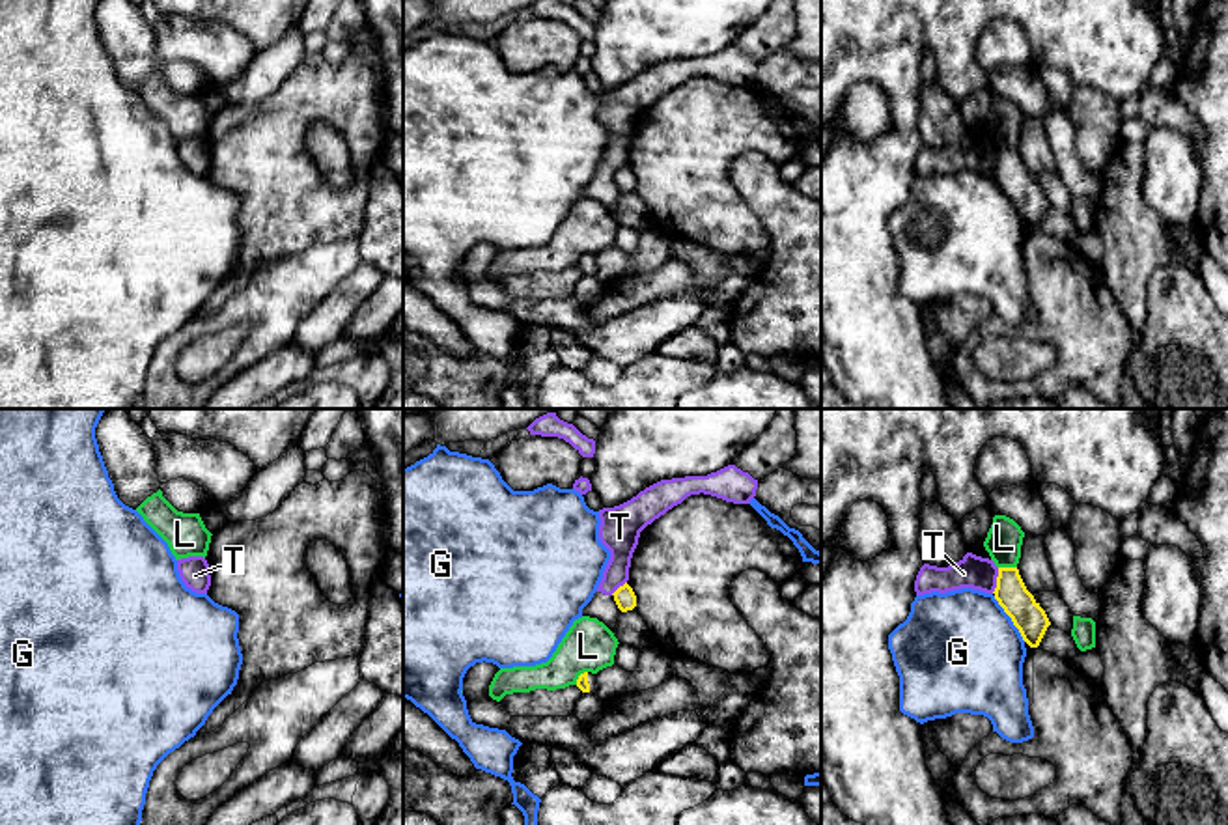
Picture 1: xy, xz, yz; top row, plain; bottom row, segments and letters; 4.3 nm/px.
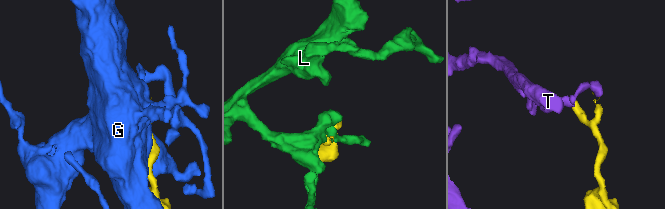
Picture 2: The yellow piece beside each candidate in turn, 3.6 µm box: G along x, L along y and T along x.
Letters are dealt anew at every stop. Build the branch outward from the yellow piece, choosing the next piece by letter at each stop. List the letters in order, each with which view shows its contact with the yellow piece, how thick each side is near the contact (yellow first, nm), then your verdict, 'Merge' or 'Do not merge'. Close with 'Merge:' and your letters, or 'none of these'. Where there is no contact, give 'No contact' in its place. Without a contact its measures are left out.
G: Touches yellow in yz. Thickness 140 nm (yellow) against 480 nm. Do not merge
L: Touches yellow in yz. Thickness 140 nm (yellow) against 160 nm. Do not merge
T: Touches yellow in yz. Thickness 140 nm (yellow) against 140 nm. Do not merge
Merge: none of these

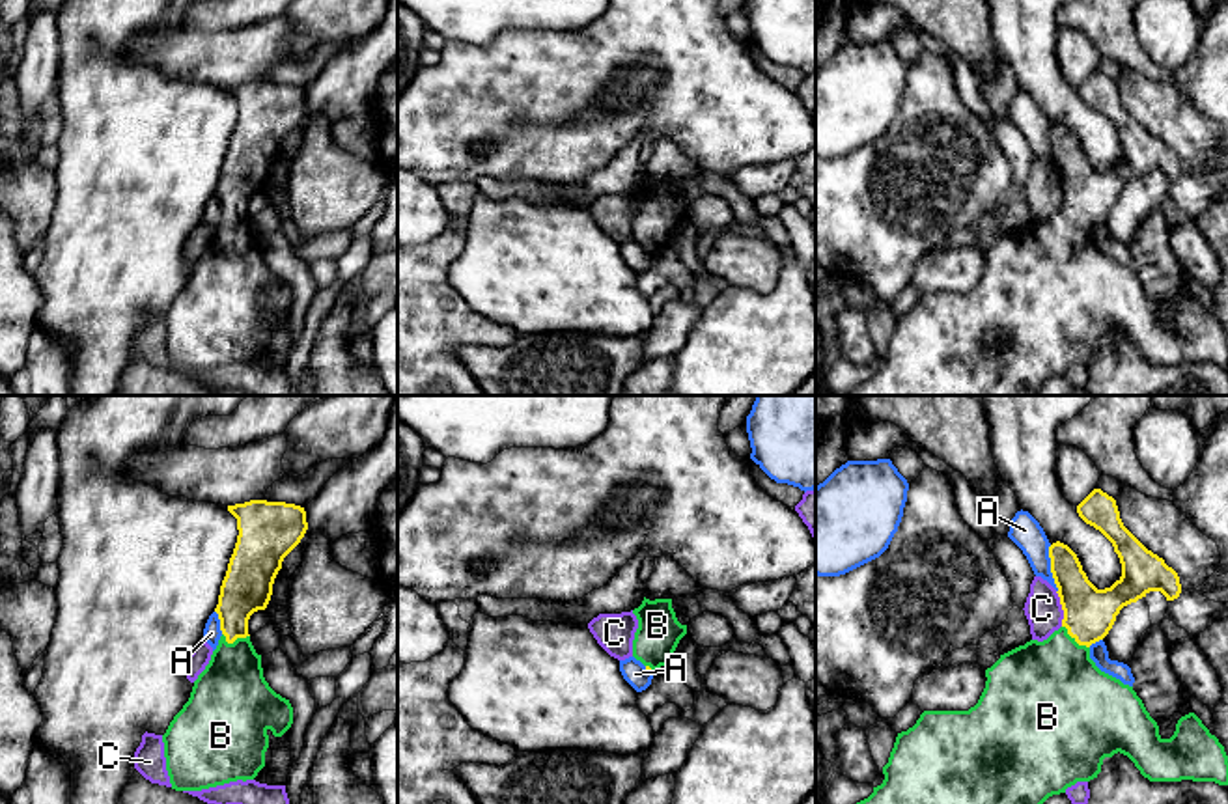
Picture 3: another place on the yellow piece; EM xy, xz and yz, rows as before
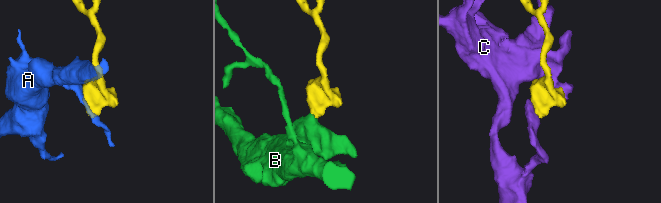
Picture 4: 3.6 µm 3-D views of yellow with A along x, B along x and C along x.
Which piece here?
A: Touches yellow in yz. Thickness 220 nm (yellow) against 140 nm. Do not merge
B: Touches yellow in yz. Thickness 220 nm (yellow) against 460 nm. Merge
C: Touches yellow in yz. Thickness 220 nm (yellow) against 160 nm. Do not merge
Merge: B

